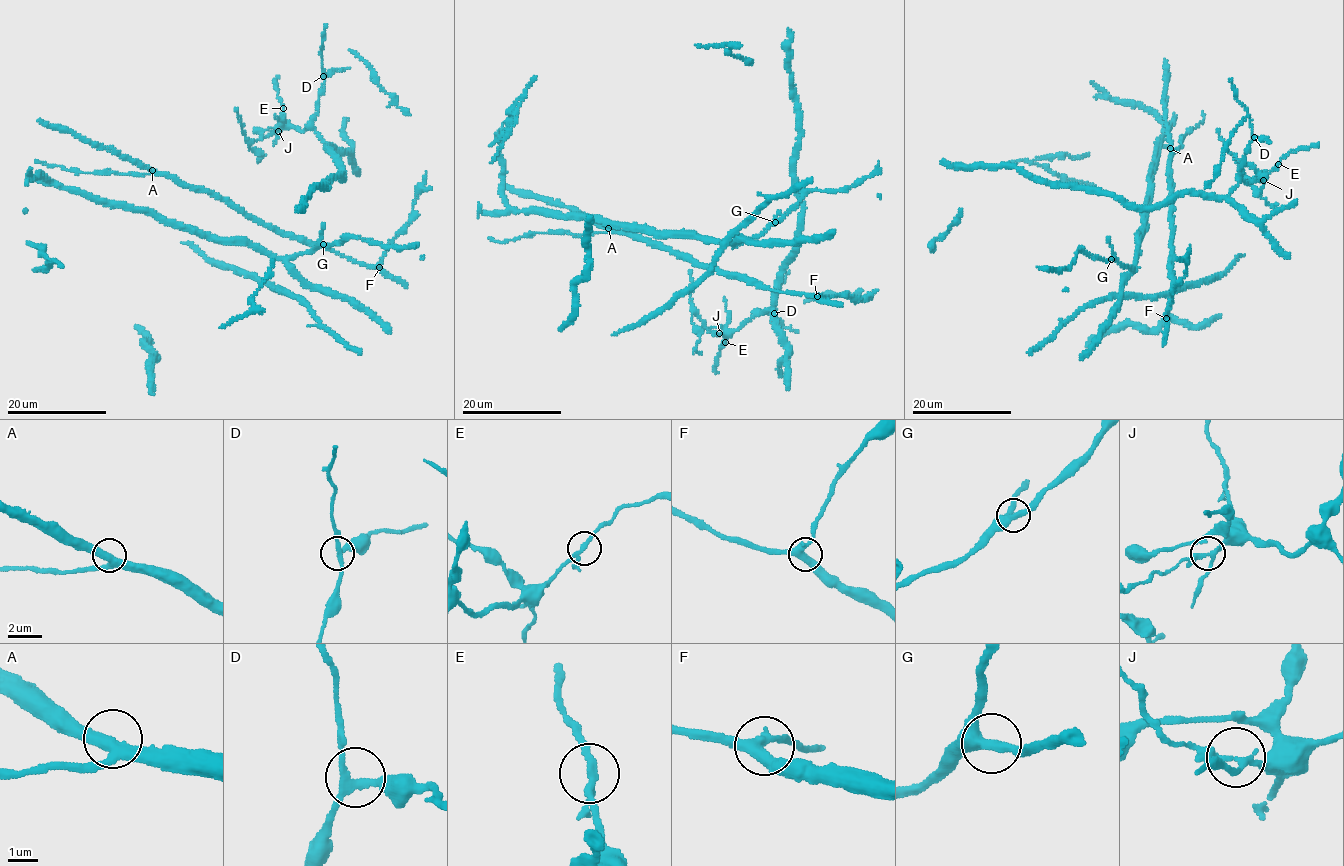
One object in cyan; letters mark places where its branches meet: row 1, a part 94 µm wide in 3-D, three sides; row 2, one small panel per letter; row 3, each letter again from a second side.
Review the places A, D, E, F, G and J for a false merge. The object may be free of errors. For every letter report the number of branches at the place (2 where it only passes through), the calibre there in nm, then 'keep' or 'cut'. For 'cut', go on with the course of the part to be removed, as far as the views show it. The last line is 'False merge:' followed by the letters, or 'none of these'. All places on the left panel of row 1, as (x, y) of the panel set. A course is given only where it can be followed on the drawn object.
A: 3 | 360 nm | keep
D: 3 | 240 nm | keep
E: 3 | 200 nm | keep
F: 3 | 360 nm | keep
G: 3 | 320 nm | keep
J: 3 | 200 nm | cut | (278, 130), (251, 142), (244, 137), (235, 109)
False merge: J

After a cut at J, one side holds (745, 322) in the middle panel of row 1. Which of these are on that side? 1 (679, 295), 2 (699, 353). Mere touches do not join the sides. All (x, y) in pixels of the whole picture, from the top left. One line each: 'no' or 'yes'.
1: yes
2: no

